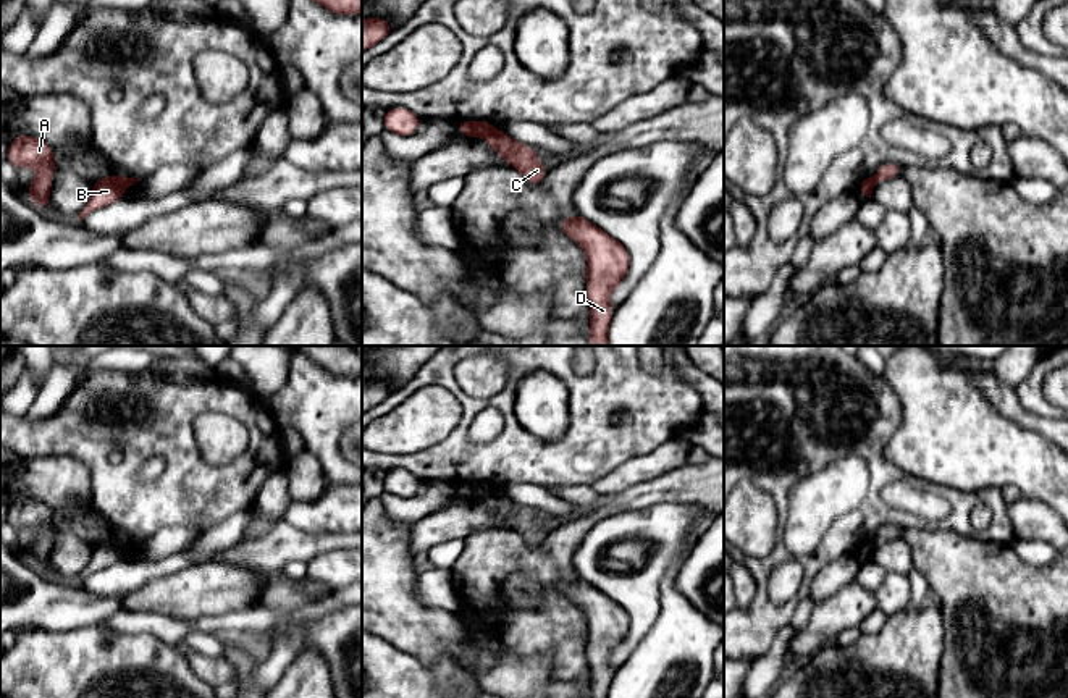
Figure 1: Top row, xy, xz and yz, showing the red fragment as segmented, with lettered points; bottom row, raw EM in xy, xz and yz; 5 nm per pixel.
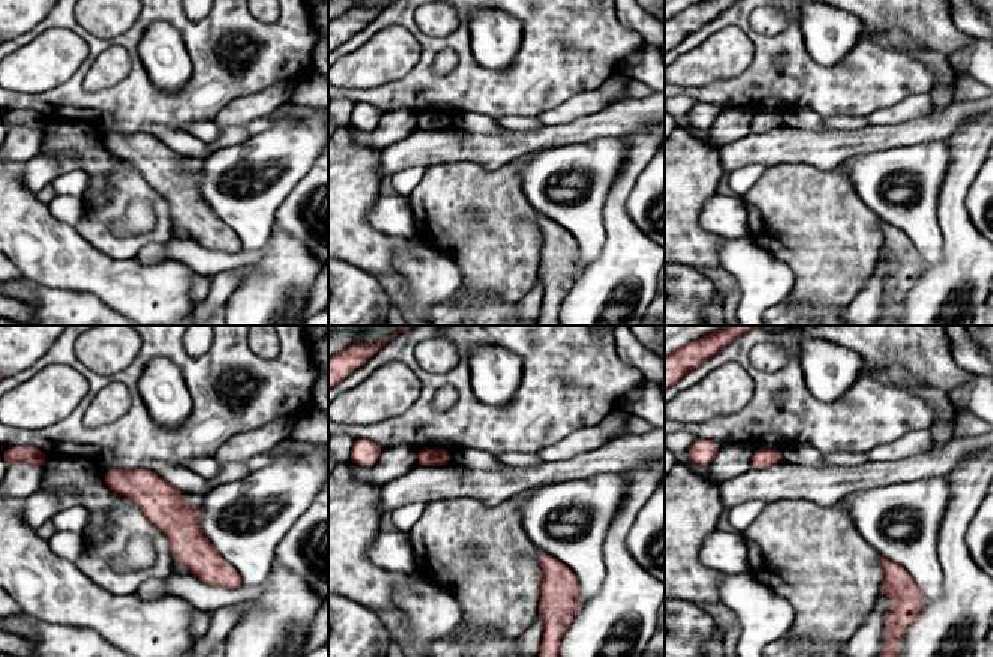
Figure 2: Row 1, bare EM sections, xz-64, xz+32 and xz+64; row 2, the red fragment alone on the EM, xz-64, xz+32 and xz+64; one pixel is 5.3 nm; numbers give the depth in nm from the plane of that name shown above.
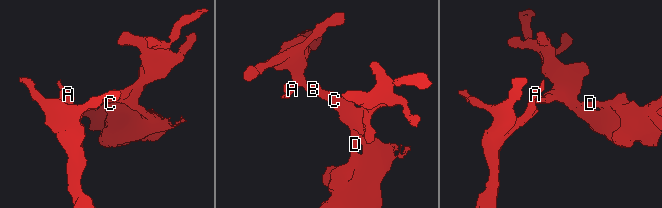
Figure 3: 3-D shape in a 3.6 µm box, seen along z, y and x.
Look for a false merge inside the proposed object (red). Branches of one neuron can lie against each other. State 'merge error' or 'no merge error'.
merge error

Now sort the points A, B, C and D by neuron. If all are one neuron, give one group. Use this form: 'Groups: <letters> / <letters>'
Groups: A B / C D

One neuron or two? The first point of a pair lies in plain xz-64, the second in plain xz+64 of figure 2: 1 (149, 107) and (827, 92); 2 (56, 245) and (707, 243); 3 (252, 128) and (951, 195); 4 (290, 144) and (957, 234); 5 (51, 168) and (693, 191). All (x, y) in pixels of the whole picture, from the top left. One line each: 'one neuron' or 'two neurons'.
1: one neuron
2: one neuron
3: two neurons
4: two neurons
5: two neurons

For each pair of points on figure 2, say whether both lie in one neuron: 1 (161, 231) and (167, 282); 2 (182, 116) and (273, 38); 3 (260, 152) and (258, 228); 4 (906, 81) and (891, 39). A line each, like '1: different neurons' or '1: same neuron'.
1: different neurons
2: same neuron
3: same neuron
4: different neurons

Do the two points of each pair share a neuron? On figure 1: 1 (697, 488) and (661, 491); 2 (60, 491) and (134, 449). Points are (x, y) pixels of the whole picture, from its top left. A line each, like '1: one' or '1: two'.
1: one
2: two

